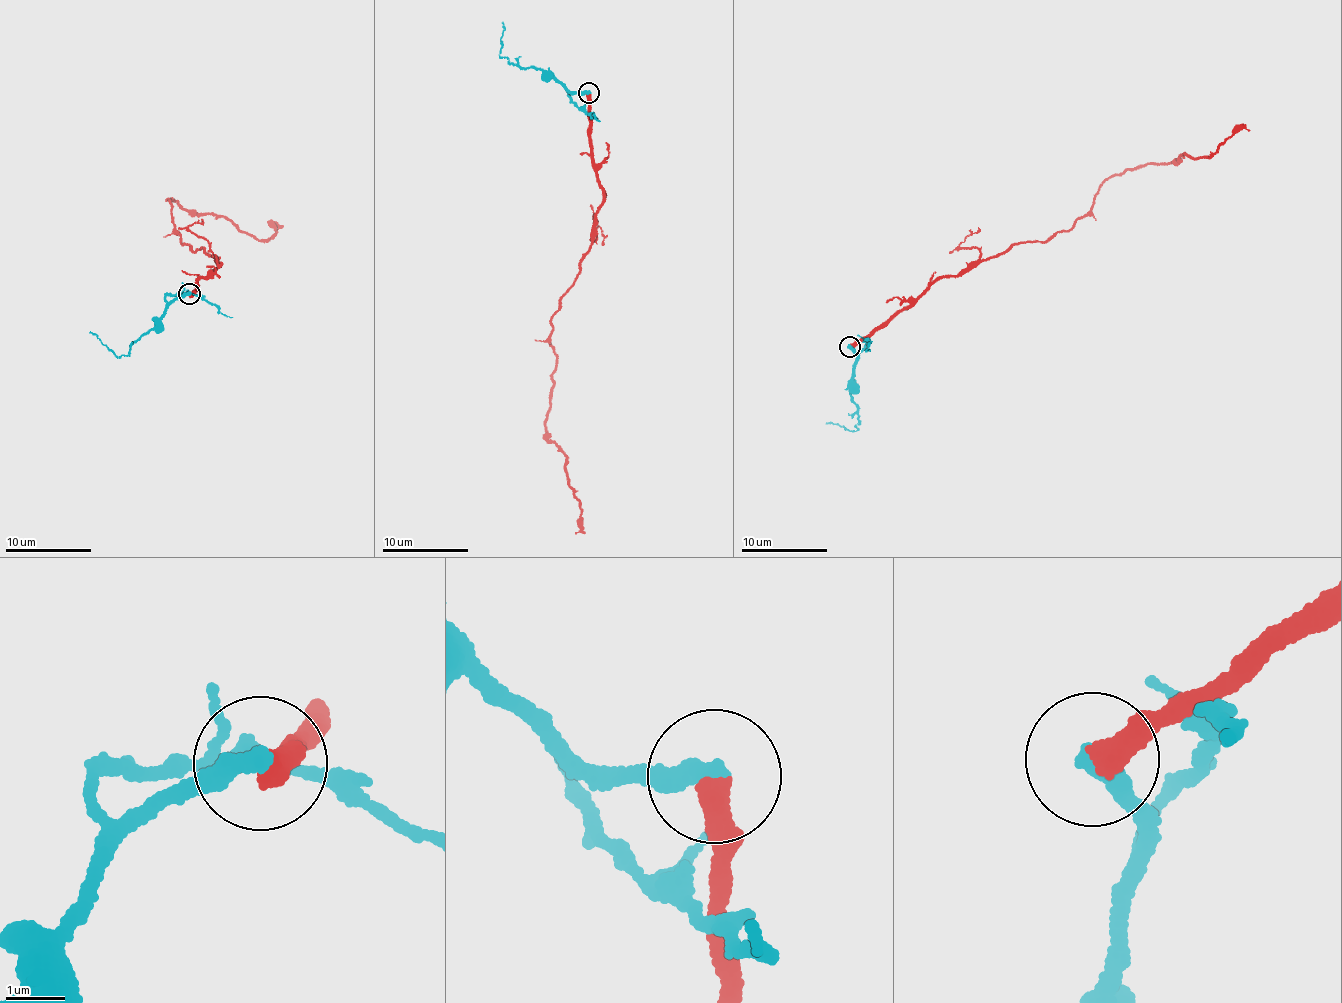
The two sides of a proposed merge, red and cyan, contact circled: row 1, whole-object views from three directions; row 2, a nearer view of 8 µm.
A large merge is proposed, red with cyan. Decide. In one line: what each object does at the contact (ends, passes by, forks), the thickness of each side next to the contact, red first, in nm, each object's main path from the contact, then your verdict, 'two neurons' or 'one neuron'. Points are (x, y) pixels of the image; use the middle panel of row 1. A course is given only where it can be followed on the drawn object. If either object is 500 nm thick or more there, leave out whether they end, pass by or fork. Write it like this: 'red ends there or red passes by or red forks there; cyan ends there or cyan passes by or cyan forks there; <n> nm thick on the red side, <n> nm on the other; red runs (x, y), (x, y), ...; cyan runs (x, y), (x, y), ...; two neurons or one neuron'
red ends there; cyan ends there; 440 nm thick on the red side, 380 nm on the other; red runs (589, 93), (603, 193), (589, 249), (551, 321), (557, 358), (546, 436), (565, 457), (582, 512), (574, 532); cyan runs (589, 93), (571, 92), (539, 68), (519, 68), (500, 54), (503, 21); two neurons

